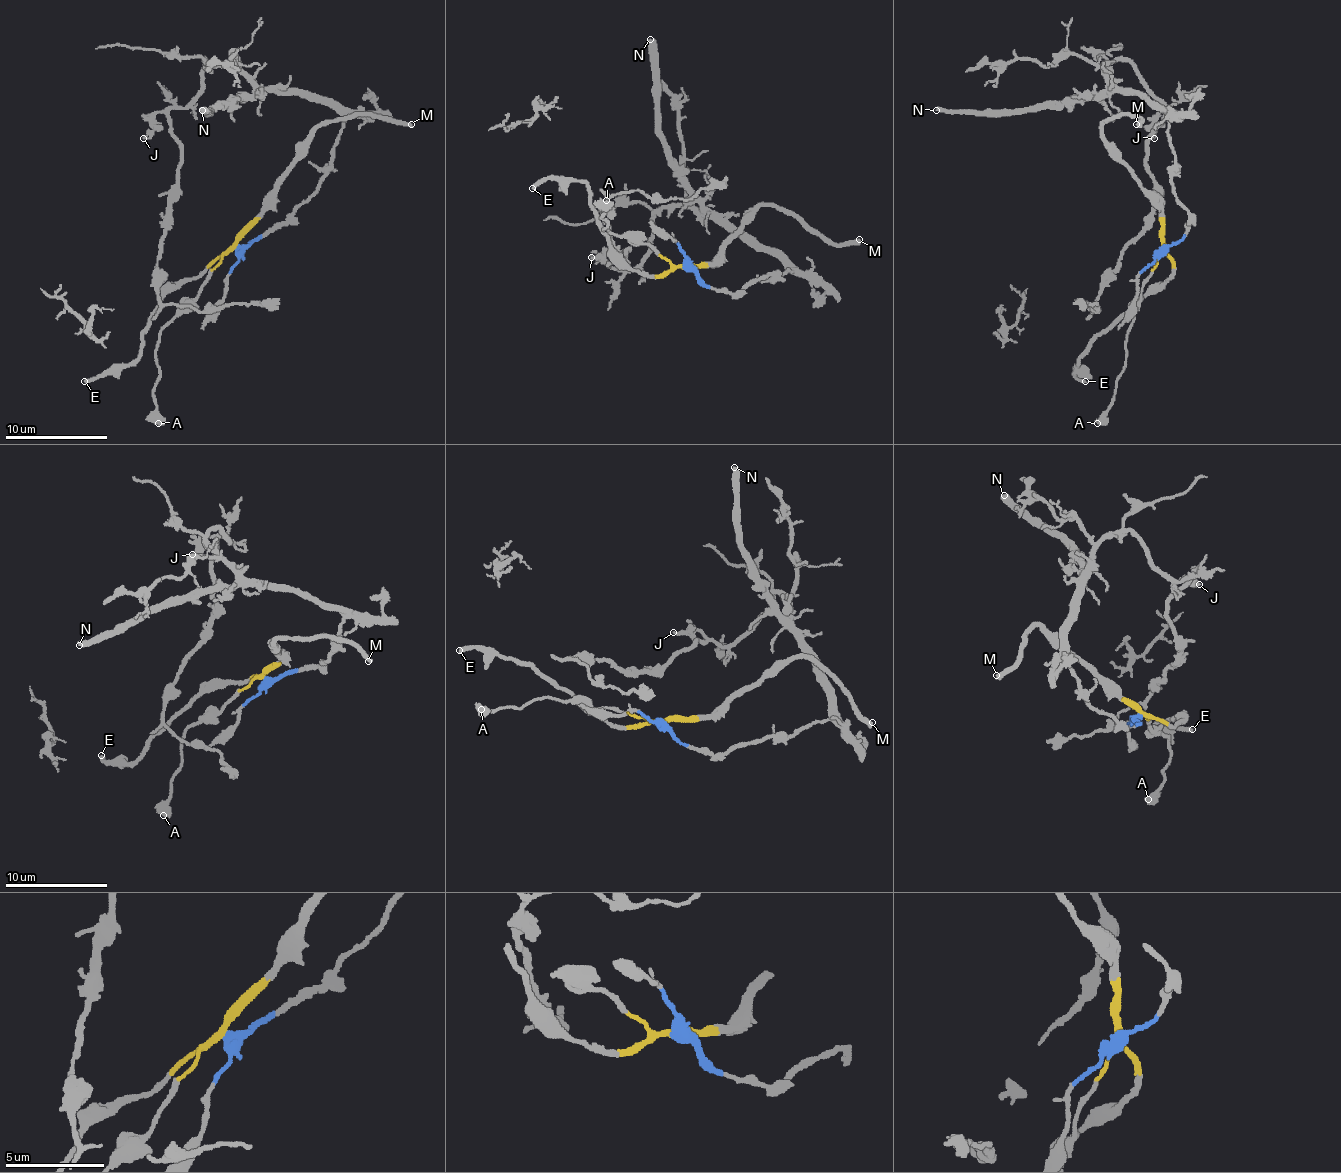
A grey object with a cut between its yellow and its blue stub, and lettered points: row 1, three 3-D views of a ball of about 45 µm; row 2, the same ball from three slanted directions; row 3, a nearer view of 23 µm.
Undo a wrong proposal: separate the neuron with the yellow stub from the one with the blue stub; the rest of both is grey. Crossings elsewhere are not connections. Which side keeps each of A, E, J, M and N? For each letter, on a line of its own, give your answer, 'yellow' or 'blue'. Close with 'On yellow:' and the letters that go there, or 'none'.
A: yellow
E: yellow
J: blue
M: yellow
N: blue
On yellow: A, E, M

